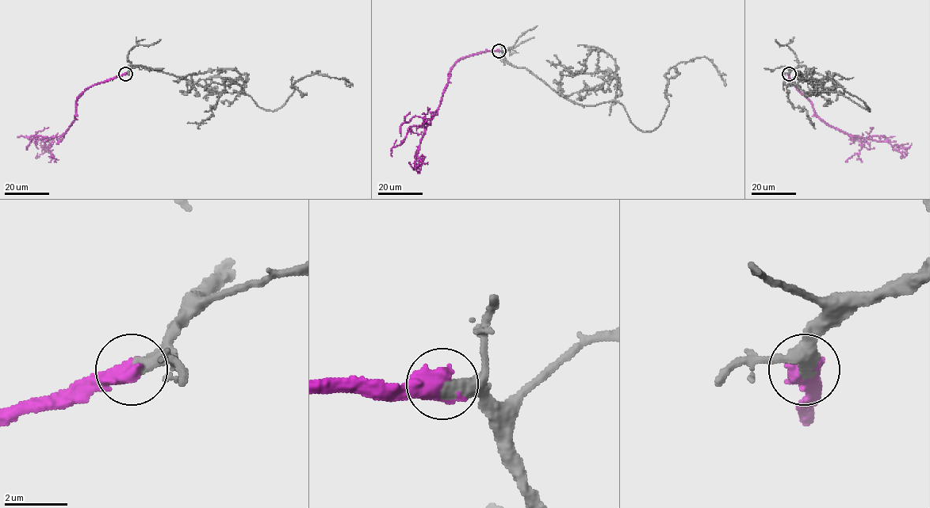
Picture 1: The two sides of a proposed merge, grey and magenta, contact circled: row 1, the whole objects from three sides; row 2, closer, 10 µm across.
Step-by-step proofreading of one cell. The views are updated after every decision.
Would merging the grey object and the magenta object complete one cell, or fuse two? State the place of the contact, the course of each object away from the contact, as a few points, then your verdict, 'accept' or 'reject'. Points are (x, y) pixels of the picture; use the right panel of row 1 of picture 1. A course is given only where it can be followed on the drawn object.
at (789, 74); grey runs (789, 74), (802, 65), (870, 110), (840, 86), (817, 86), (795, 75), (824, 85); magenta runs (789, 74), (815, 113), (828, 124), (852, 135), (888, 142), (906, 154), (900, 157); accept

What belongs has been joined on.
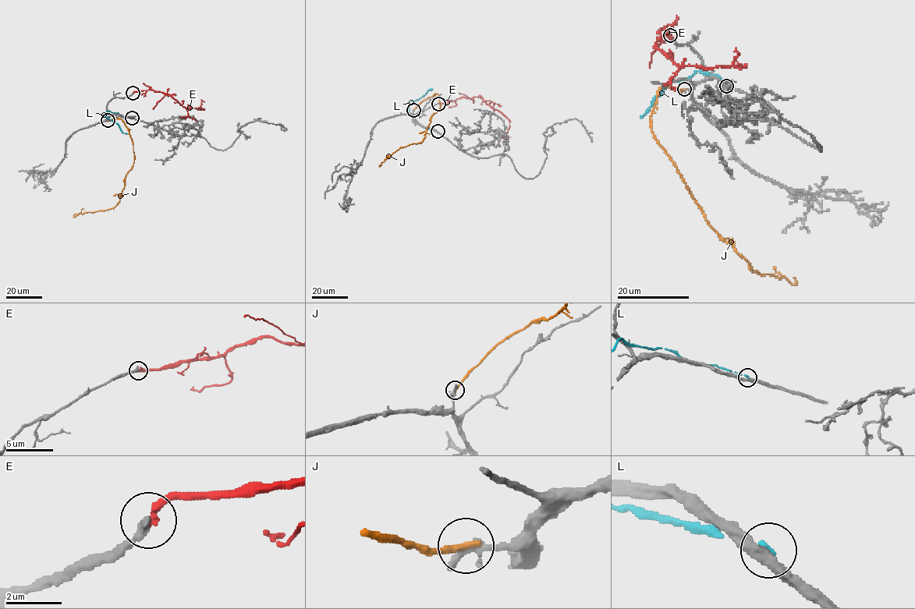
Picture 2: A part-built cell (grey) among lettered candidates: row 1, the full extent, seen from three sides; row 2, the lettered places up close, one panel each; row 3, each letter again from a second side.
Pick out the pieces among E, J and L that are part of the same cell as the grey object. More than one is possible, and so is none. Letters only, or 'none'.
E

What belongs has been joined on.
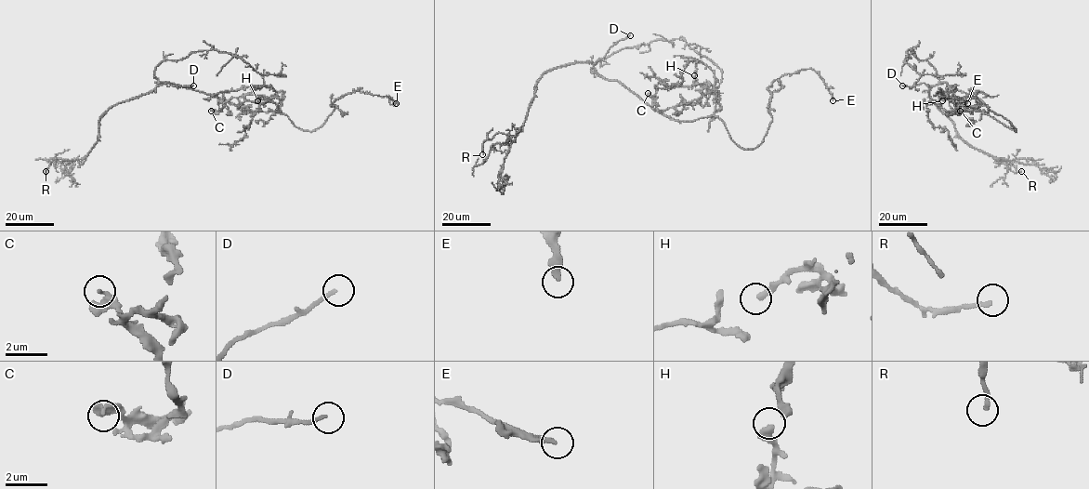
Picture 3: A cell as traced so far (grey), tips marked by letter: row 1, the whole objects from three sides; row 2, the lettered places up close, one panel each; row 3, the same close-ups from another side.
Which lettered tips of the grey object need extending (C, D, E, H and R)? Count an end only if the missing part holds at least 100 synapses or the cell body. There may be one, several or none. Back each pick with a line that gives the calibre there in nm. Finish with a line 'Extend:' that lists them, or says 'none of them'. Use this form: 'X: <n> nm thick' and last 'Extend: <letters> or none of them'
Extend: none of them

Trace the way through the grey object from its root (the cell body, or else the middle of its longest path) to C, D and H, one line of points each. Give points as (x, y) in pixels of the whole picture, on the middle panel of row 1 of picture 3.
C: (650, 107), (681, 121), (709, 117), (715, 112), (716, 92), (707, 91), (662, 112), (648, 93)
D: (650, 107), (617, 81), (604, 79), (594, 66), (610, 46), (630, 35)
H: (650, 107), (681, 121), (710, 116), (715, 112), (716, 92), (700, 84), (695, 85), (694, 75)

